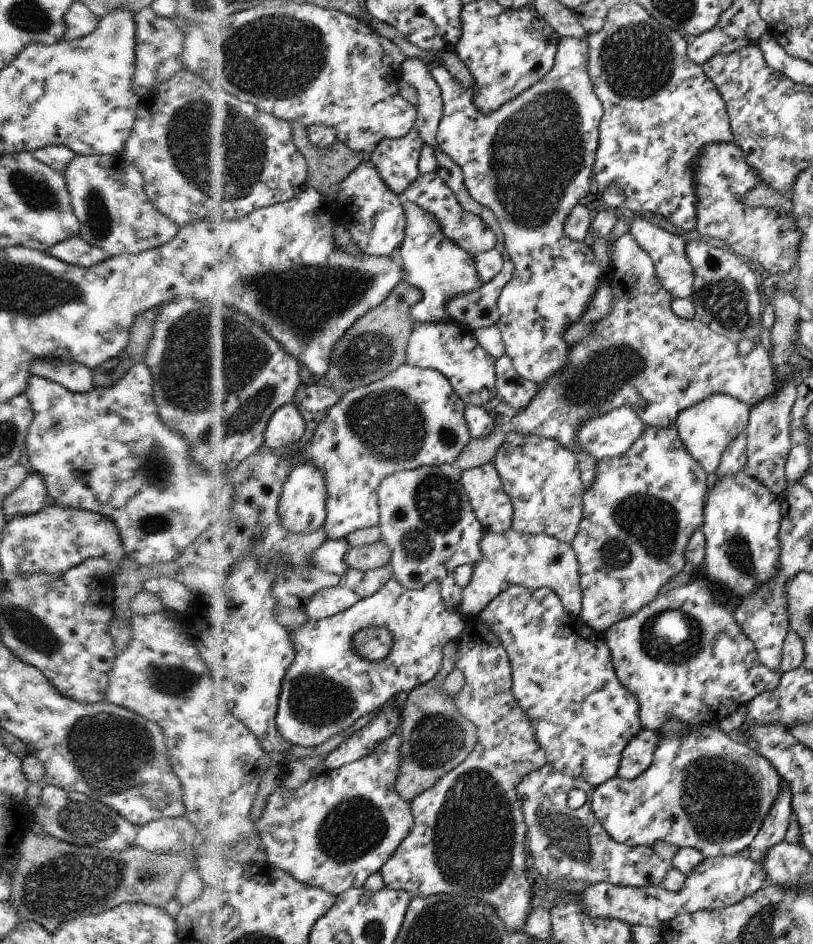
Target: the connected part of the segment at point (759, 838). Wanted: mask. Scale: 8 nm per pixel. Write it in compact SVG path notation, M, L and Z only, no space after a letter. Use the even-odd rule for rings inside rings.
M782 782L779 798L776 799L770 814L764 819L759 834L755 836L754 842L749 847L752 860L762 864L762 860L768 858L771 848L786 840L793 815L791 788Z

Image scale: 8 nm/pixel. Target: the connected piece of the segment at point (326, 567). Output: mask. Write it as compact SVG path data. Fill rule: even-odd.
M328 539L320 550L316 550L314 564L324 572L345 576L350 569L347 556L352 547L346 539Z

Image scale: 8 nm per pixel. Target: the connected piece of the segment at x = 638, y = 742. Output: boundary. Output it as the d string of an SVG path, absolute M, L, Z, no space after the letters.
M651 729L640 731L623 750L622 766L619 767L618 776L624 780L640 776L651 766L658 746L658 733Z

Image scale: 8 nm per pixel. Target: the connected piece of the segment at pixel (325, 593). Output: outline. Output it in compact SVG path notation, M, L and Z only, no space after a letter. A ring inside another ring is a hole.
M347 584L320 591L306 606L306 614L311 619L322 620L350 610L363 598Z

